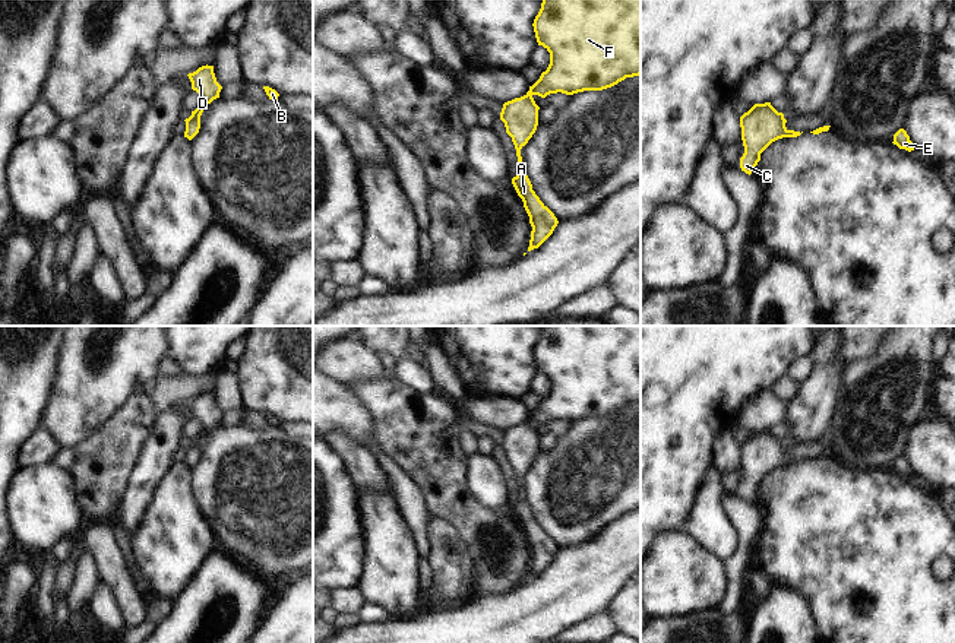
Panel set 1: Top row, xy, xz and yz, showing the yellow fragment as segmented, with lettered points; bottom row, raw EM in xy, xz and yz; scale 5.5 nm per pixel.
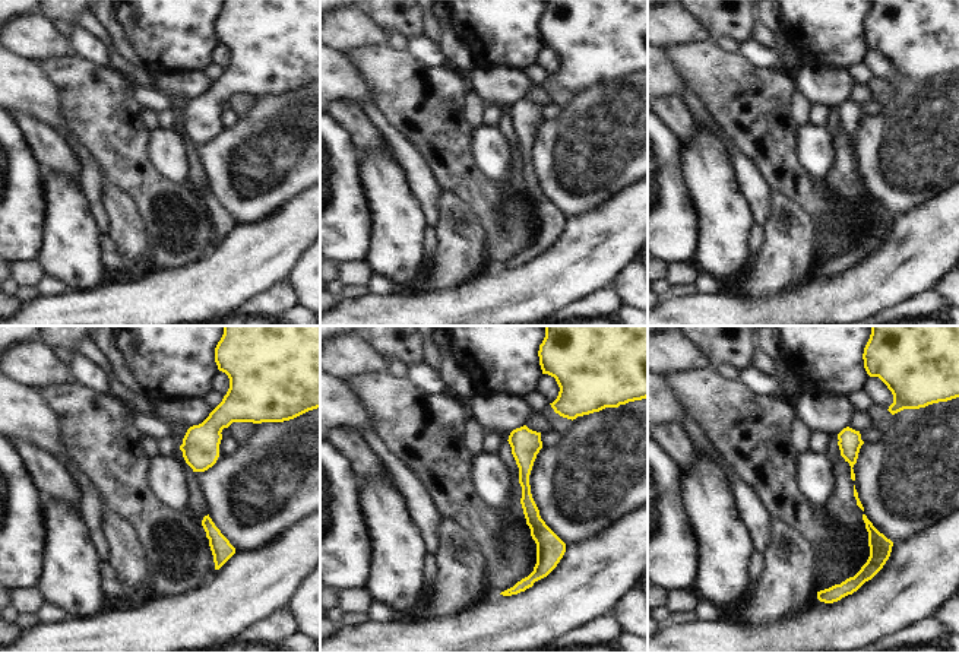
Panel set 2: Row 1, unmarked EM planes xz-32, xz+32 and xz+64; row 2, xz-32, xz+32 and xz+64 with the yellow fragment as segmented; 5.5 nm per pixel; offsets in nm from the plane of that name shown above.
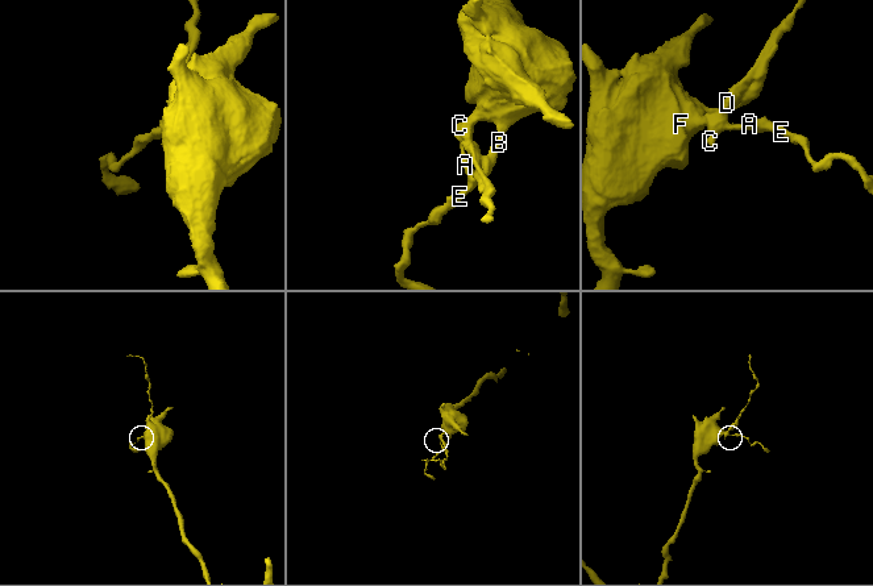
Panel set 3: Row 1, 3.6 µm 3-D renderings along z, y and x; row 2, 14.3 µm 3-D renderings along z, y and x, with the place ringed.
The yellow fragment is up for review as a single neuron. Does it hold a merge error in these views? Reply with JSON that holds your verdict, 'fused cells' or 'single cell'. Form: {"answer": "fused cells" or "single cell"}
{"answer": "single cell"}

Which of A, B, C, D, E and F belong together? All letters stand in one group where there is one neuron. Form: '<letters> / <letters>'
A B C D E F

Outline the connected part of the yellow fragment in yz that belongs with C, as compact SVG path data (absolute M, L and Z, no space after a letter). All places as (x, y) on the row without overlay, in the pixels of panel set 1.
M771 430L755 431L740 444L741 468L744 473L744 481L740 485L741 498L750 503L760 488L760 481L772 469L801 462L800 459L788 457L785 450L784 441L778 440Z

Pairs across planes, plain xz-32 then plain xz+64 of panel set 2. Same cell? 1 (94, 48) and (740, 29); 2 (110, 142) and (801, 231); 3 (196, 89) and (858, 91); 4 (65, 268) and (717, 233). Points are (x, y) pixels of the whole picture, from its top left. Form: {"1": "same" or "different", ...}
{"1": "different", "2": "different", "3": "different", "4": "same"}

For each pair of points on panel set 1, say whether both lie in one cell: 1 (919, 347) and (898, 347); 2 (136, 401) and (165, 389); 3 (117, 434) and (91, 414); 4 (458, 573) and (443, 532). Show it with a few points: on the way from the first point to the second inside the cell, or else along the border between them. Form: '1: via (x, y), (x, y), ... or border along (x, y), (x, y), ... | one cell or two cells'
1: via (914, 347), (903, 347) | one cell
2: border along (148, 396), (158, 412) | two cells
3: border along (127, 398), (92, 433), (76, 443) | two cells
4: via (451, 563), (445, 542) | one cell

